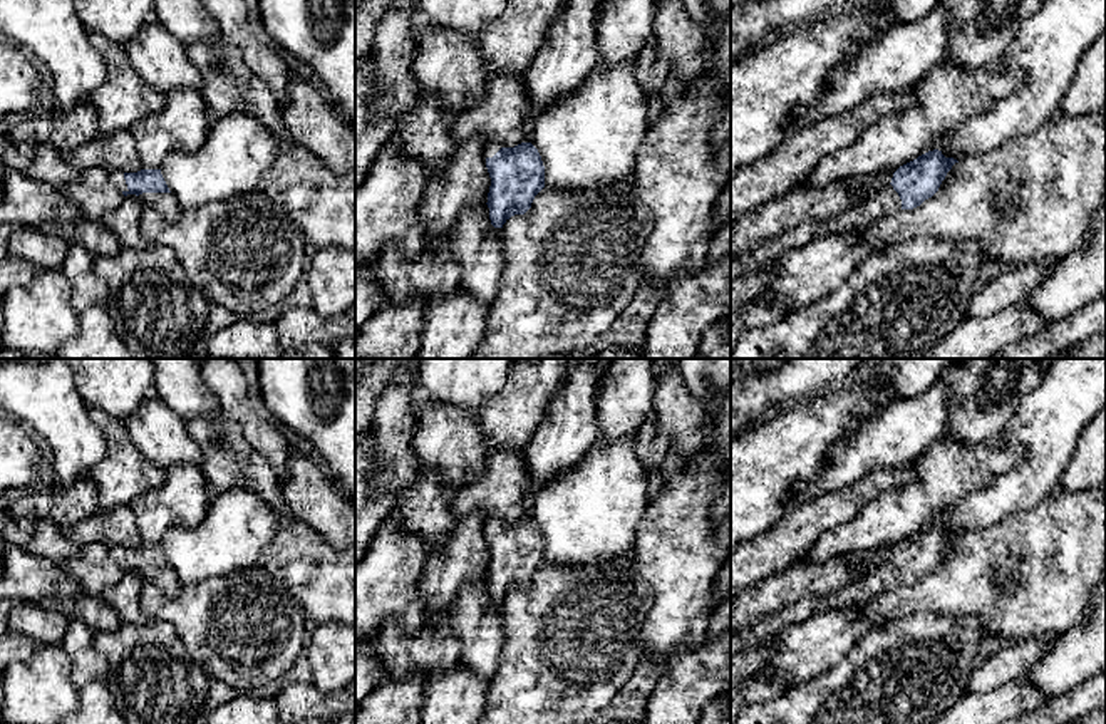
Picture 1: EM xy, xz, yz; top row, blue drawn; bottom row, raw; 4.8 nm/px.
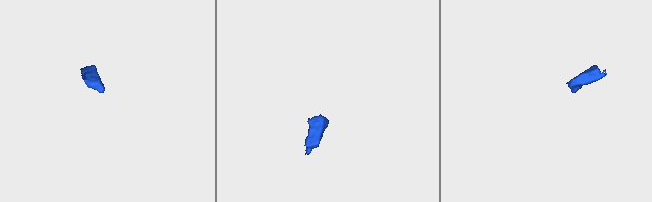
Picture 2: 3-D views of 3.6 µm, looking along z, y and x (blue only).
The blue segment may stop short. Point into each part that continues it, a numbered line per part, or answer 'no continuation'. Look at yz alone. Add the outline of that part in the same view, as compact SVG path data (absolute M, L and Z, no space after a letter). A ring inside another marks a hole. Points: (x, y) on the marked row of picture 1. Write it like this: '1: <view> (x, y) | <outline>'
1: yz (885, 203) | M892 184L881 188L875 196L851 206L835 218L831 231L861 231L881 218L897 215L902 209L902 199Z

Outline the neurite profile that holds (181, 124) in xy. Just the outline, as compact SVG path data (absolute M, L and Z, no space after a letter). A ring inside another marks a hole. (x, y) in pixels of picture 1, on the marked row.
M169 90L159 112L131 127L142 169L159 169L173 151L198 151L206 141L209 121L198 90Z

